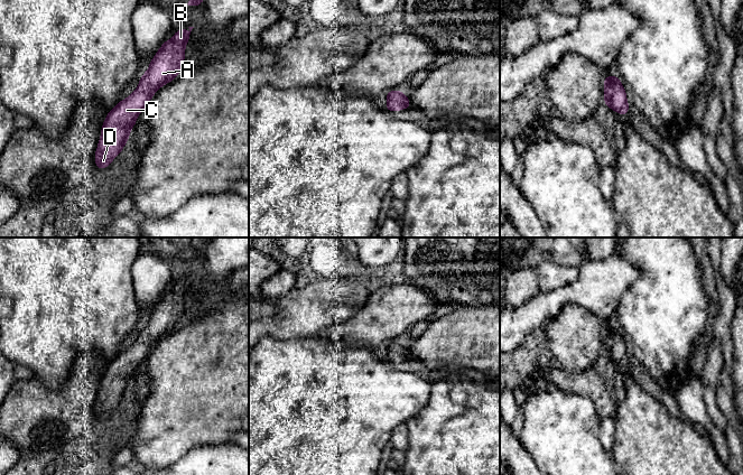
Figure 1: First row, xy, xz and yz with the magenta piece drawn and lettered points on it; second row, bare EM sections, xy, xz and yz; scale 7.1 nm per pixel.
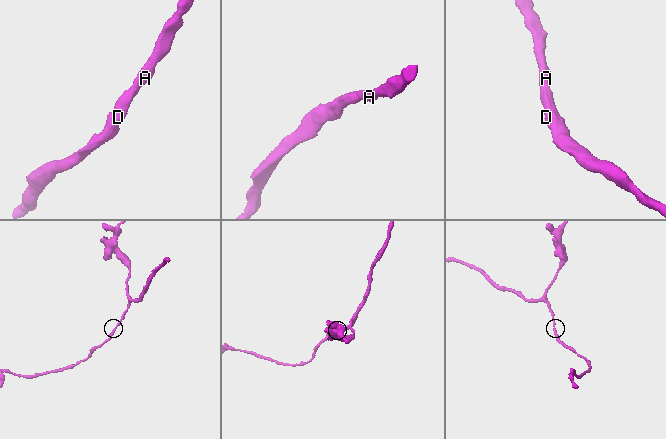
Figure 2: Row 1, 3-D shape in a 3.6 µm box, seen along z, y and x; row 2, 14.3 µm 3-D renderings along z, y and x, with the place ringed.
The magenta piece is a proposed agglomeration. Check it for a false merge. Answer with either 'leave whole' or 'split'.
leave whole

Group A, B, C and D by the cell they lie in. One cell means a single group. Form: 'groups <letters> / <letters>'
groups A B C D

